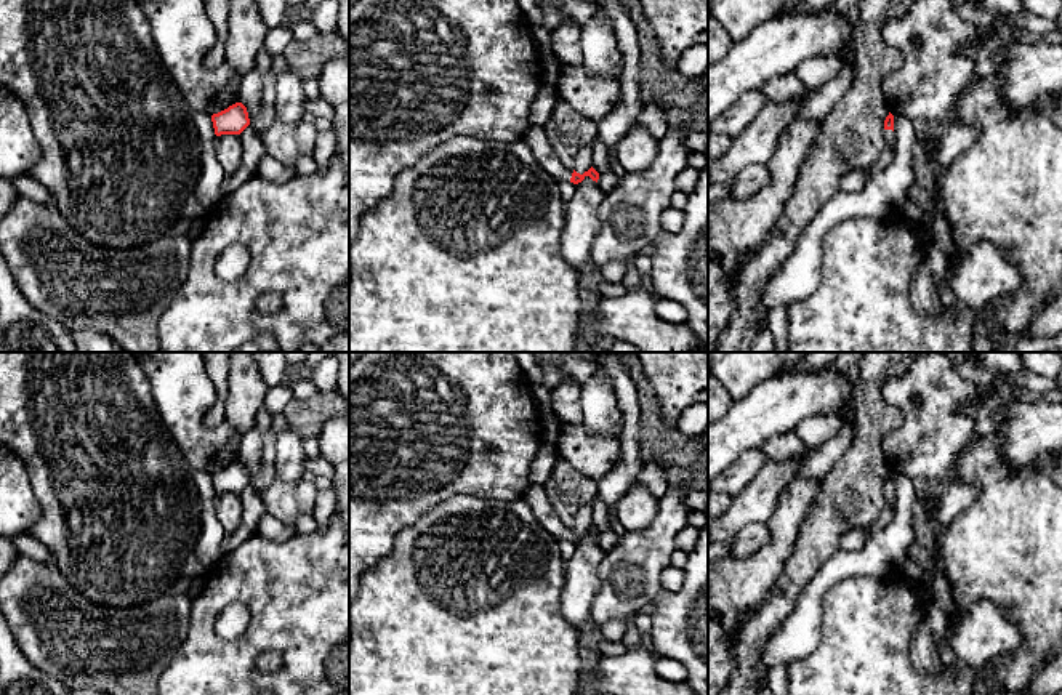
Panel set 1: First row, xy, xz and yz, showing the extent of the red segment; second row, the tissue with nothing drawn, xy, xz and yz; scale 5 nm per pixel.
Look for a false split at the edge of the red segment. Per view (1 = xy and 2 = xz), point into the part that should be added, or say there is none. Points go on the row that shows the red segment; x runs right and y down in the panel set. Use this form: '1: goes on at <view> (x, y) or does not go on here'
1: does not go on here
2: goes on at xz (537, 140)

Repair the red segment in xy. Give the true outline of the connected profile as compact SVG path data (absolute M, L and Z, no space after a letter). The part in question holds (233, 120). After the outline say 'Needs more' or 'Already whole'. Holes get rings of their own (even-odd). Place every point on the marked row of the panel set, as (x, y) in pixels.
M235 102L227 109L211 115L215 135L240 135L248 125L248 112L242 102Z. Already whole

